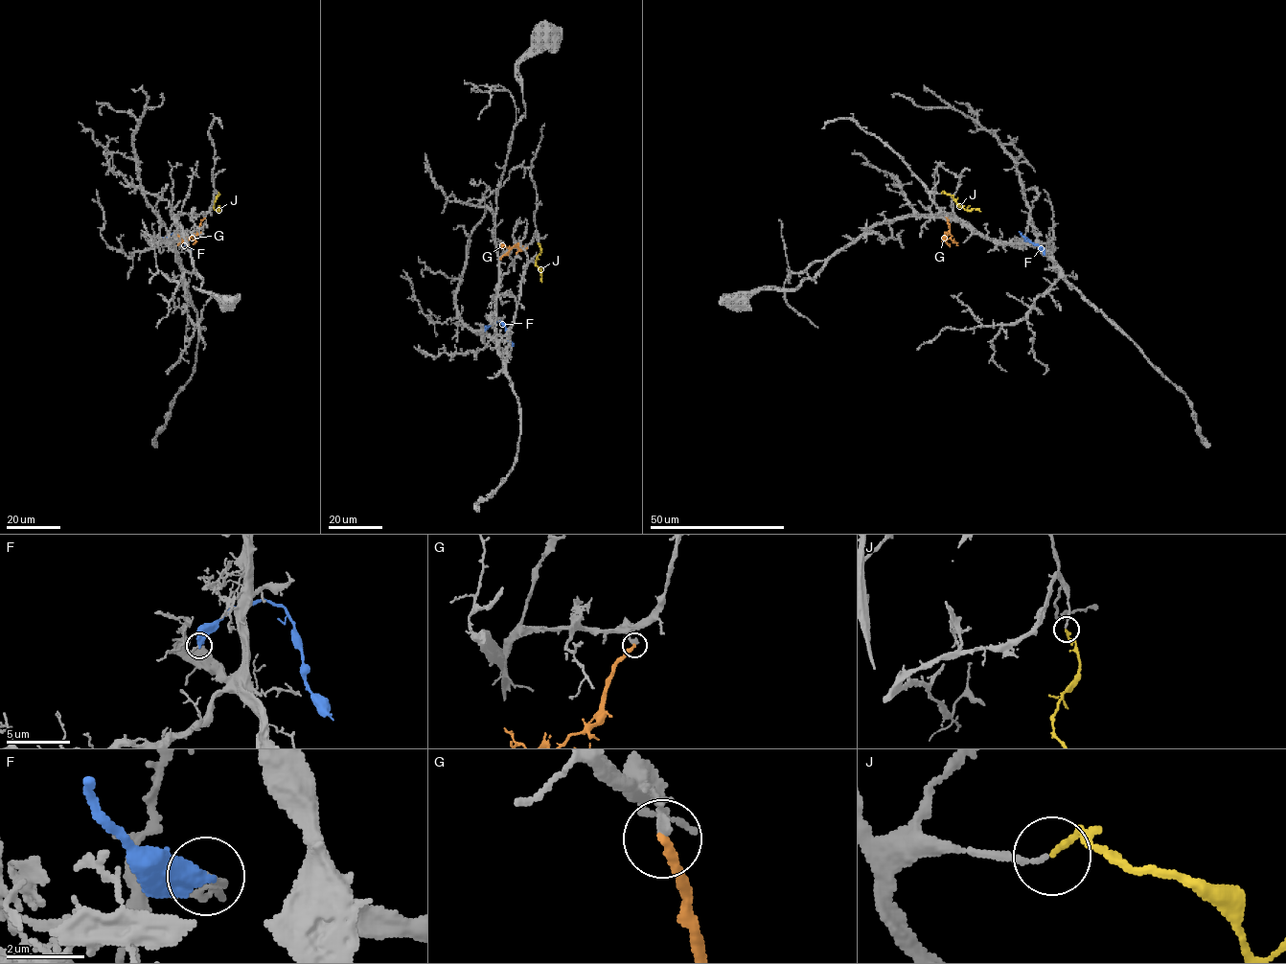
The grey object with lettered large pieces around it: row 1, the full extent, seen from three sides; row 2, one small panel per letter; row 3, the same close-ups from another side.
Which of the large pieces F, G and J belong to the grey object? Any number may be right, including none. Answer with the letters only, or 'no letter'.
J

